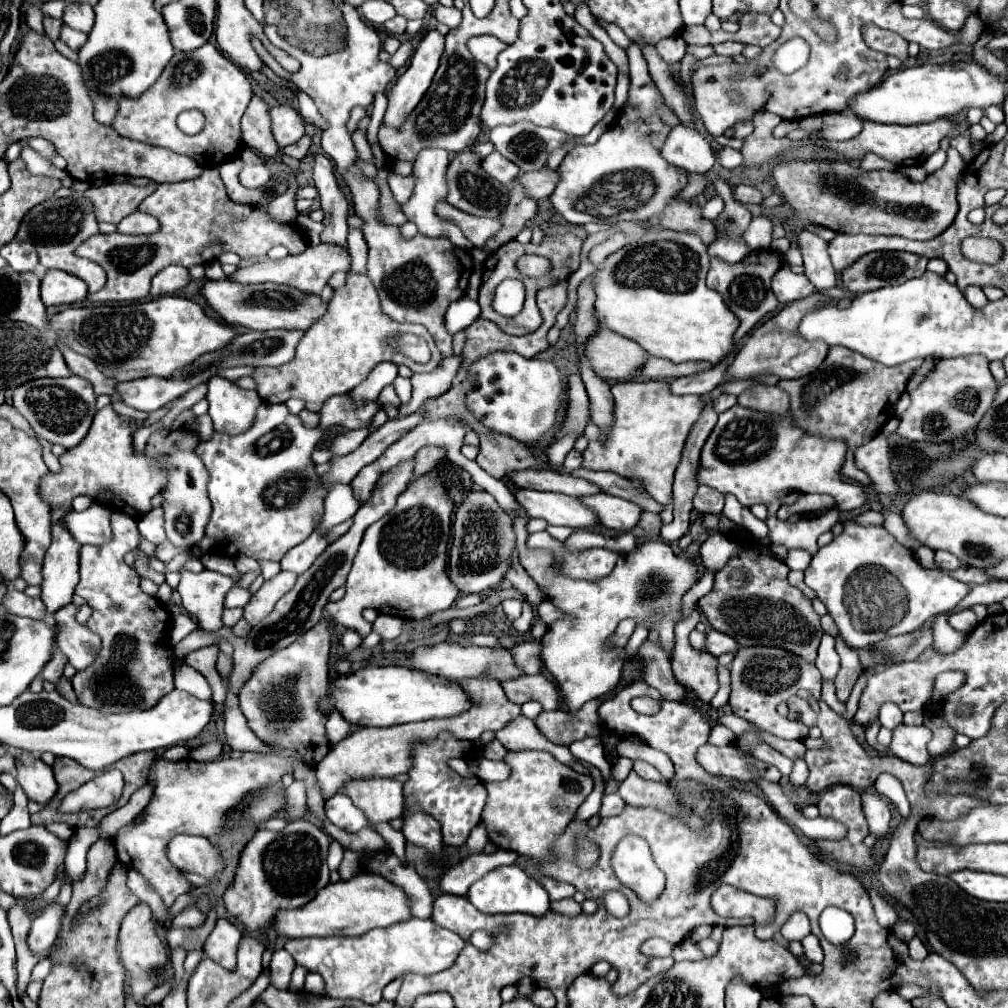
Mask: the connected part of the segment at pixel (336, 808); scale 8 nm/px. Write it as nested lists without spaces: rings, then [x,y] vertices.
[[[344,793],[334,795],[330,799],[330,803],[326,803],[326,815],[336,827],[340,827],[348,833],[358,833],[362,827],[366,827],[366,819],[364,819],[362,811],[358,807],[354,807],[350,797]]]

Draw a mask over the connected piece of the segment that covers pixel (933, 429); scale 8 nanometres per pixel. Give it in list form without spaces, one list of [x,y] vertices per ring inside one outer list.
[[[982,355],[938,359],[926,379],[914,391],[910,391],[912,403],[900,417],[898,435],[910,441],[950,441],[970,433],[978,425],[978,419],[982,419],[982,415],[990,409],[996,389],[998,385],[994,383]]]

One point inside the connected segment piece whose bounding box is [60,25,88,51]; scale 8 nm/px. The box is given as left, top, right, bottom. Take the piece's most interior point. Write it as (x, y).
(74, 39)

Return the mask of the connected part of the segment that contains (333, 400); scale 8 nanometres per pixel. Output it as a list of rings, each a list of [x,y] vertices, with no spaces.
[[[348,395],[330,397],[324,407],[318,411],[320,415],[320,427],[328,429],[334,425],[342,425],[346,429],[362,429],[372,423],[376,411],[380,407],[376,403],[364,403],[364,405],[352,405]]]

